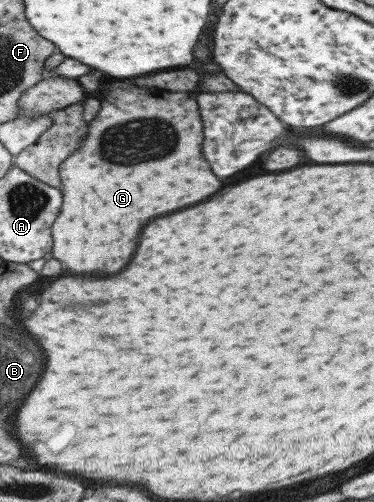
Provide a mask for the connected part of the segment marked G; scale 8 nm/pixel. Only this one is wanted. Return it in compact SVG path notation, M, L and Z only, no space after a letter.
M216 71L203 73L201 86L189 92L130 87L99 96L100 109L87 123L86 137L80 143L82 147L58 165L62 205L51 225L52 257L60 261L66 271L72 275L112 275L122 271L136 249L140 229L152 217L204 201L220 189L220 181L210 173L200 151L203 133L196 99L201 89L236 91L240 87L221 71Z

